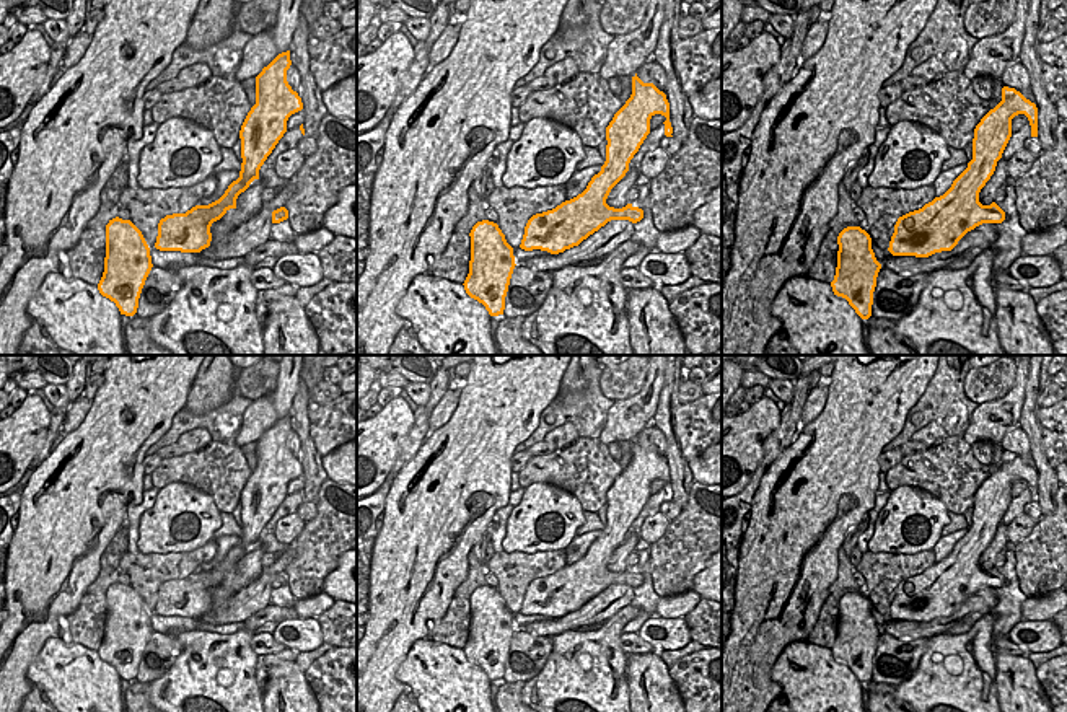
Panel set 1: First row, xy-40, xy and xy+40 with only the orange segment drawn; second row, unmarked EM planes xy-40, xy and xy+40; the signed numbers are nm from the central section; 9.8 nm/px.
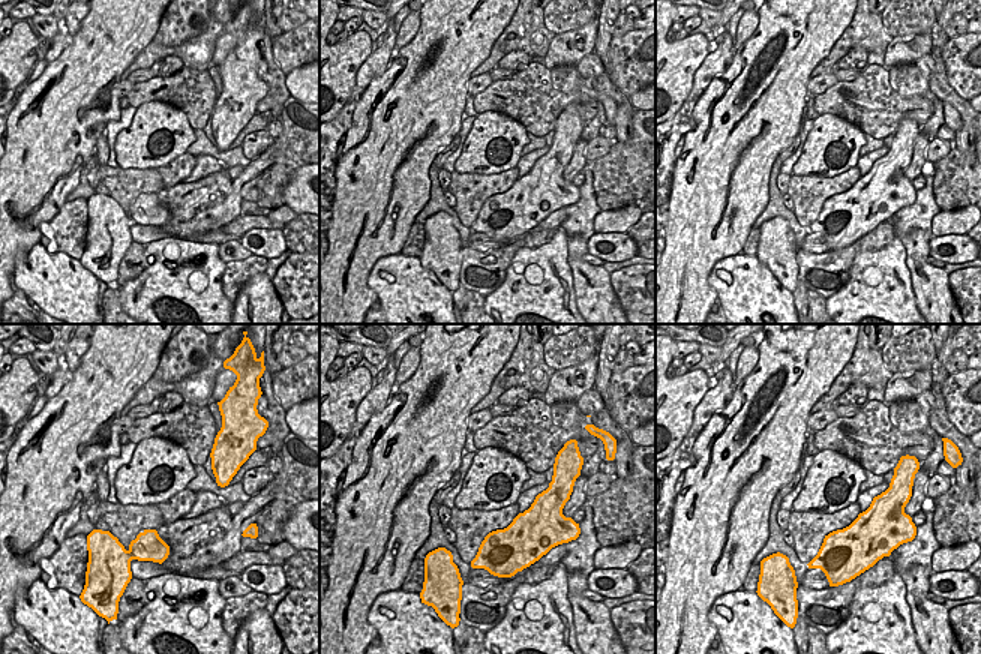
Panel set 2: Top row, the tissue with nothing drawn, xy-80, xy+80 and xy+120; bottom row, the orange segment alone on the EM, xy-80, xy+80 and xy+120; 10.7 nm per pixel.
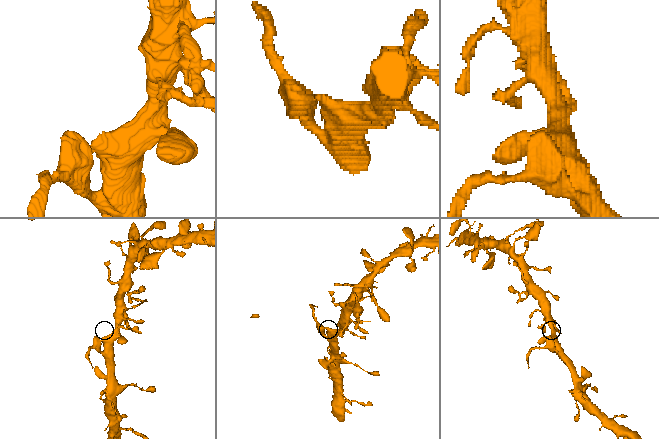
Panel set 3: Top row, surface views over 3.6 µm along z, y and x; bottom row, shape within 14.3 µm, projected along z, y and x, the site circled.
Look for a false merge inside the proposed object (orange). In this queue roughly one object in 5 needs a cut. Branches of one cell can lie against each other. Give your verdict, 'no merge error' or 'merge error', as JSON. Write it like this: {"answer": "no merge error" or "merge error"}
{"answer": "no merge error"}

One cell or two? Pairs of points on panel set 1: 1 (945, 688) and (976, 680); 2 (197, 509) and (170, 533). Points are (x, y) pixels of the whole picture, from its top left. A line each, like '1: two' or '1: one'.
1: one
2: one

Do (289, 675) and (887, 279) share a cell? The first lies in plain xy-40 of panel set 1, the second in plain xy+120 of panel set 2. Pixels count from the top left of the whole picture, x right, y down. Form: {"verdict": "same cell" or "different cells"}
{"verdict": "different cells"}

